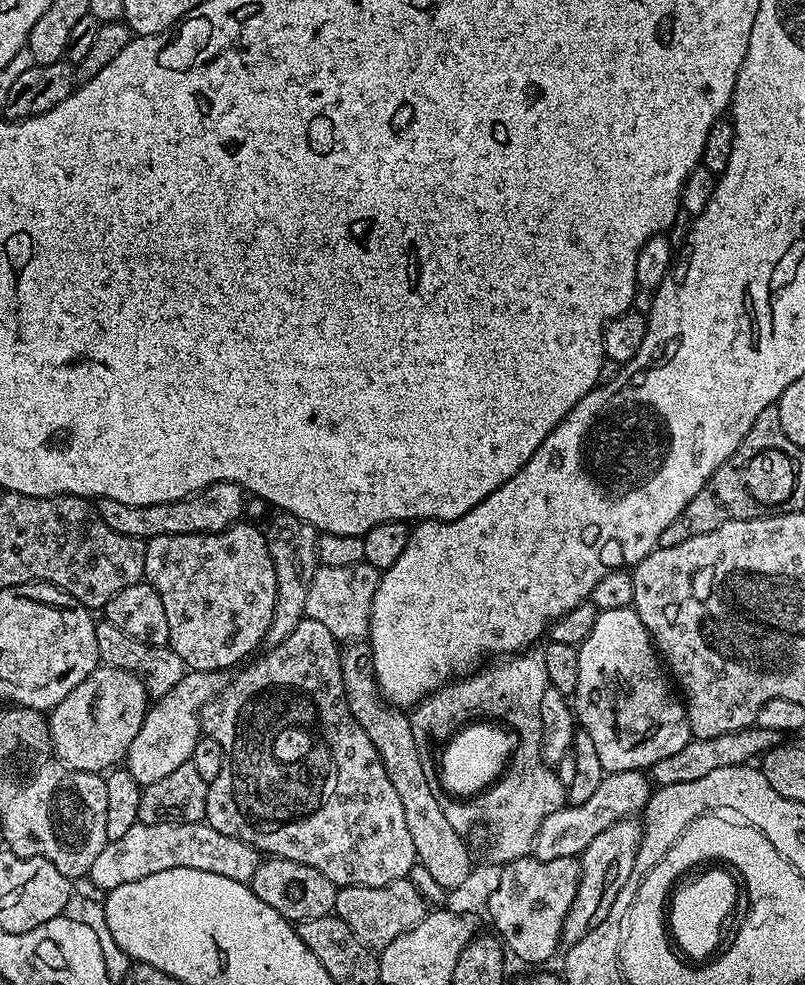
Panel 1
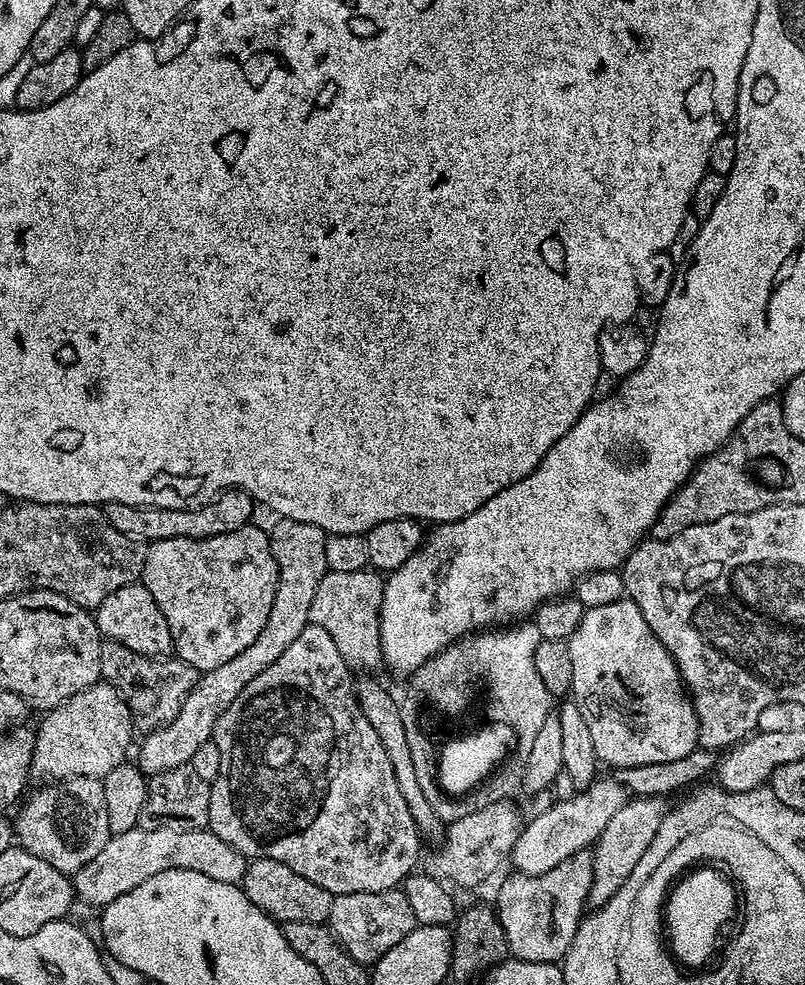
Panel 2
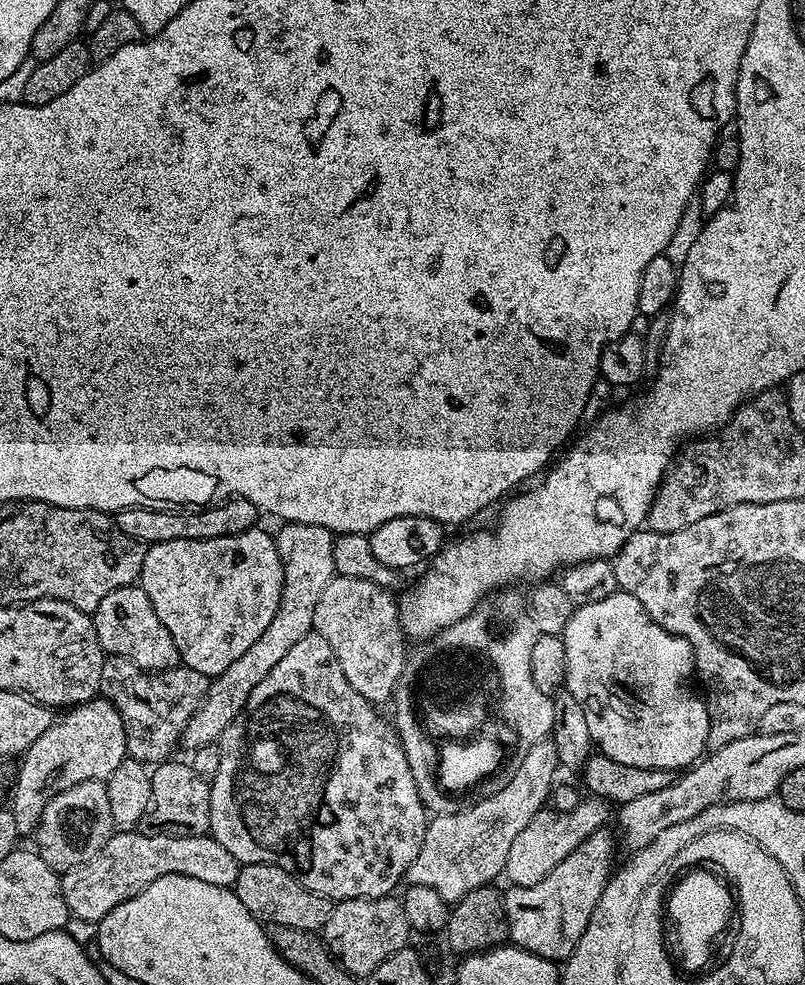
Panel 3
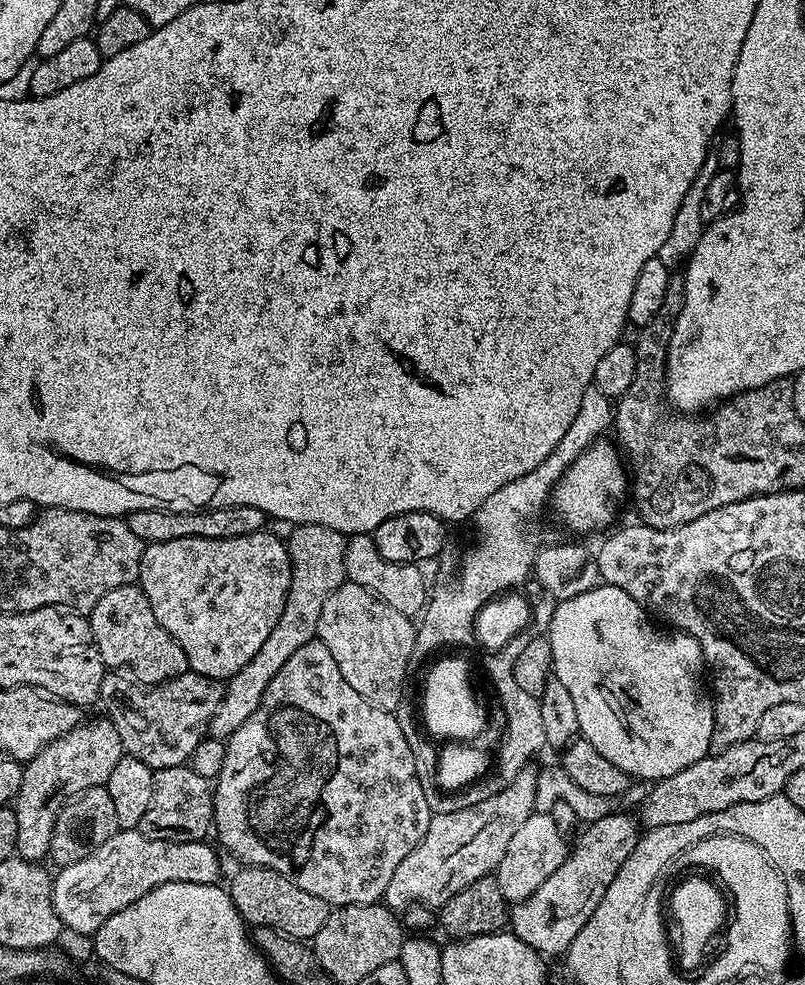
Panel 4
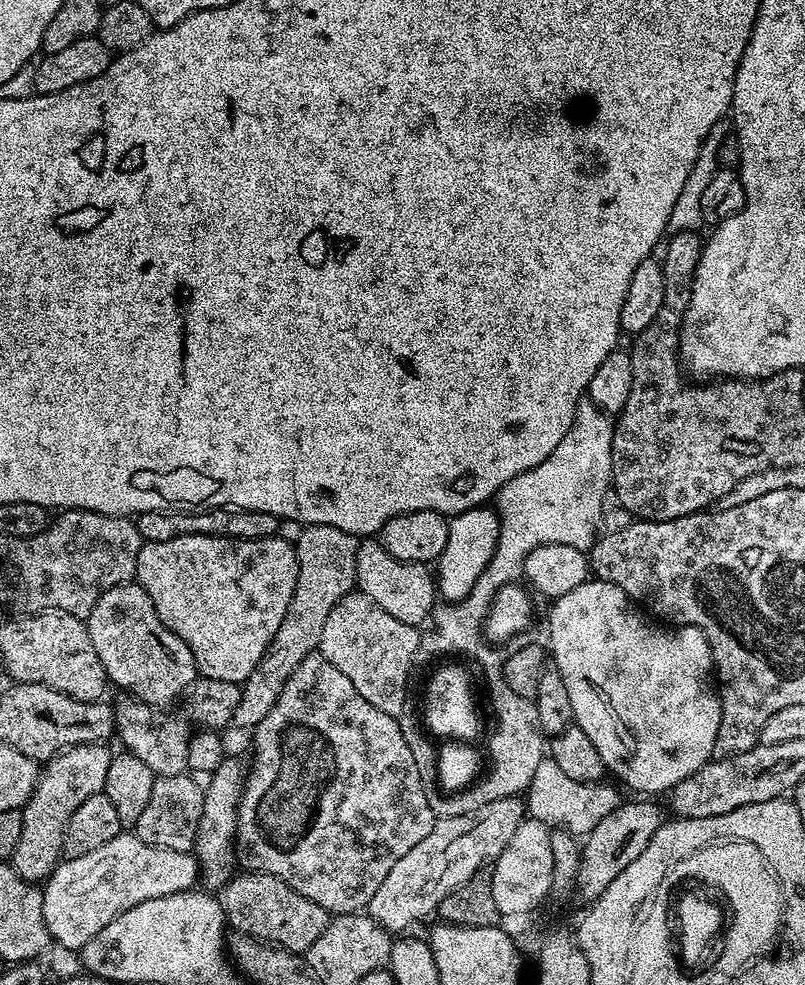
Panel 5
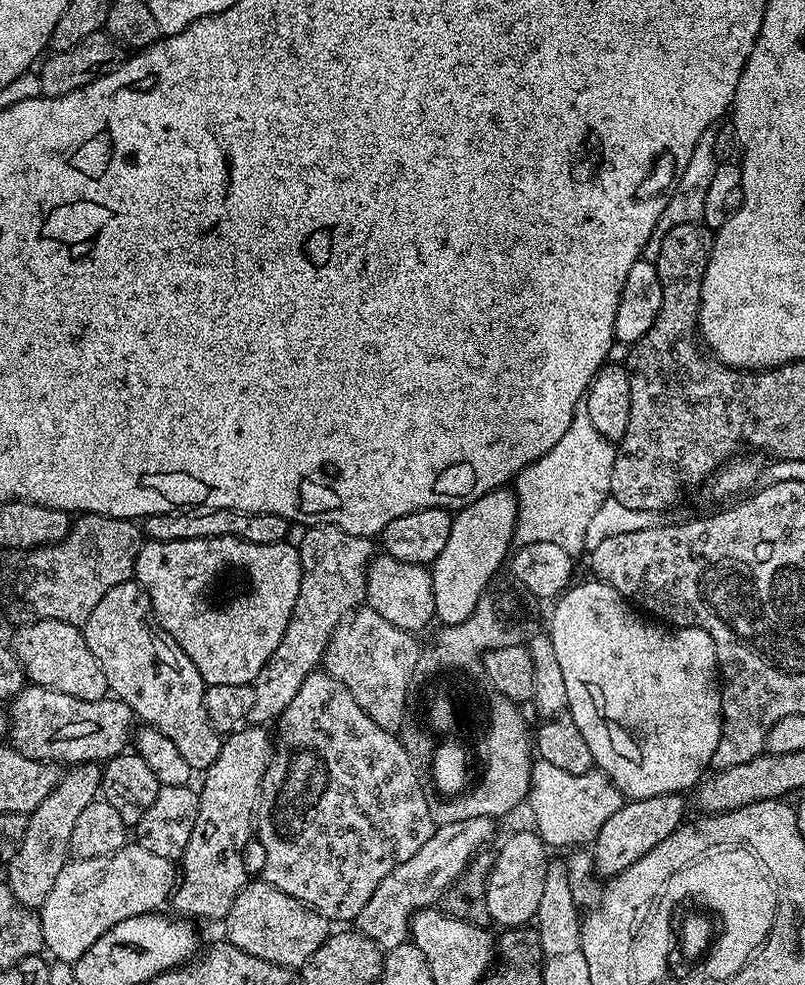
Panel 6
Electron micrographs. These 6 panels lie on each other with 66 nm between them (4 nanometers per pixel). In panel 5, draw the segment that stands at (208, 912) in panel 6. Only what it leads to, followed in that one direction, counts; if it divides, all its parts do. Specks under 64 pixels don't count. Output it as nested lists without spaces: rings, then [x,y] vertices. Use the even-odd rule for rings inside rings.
[[[225,758],[207,777],[202,822],[198,824],[198,834],[194,845],[194,855],[200,866],[199,879],[205,889],[223,889],[237,871],[235,856],[236,848],[238,849],[236,823],[238,822],[240,791],[244,788],[245,775],[245,765],[240,765],[238,761],[232,760],[232,758]]]

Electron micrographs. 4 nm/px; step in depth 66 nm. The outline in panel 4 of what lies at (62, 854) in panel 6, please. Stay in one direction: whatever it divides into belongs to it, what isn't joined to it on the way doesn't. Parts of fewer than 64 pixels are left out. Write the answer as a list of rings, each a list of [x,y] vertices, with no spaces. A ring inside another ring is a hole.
[[[107,718],[82,722],[72,732],[50,742],[42,751],[23,765],[22,786],[14,807],[18,818],[18,846],[16,856],[22,860],[43,861],[50,853],[50,842],[58,814],[70,800],[86,790],[107,785],[114,766],[125,755],[118,730]]]

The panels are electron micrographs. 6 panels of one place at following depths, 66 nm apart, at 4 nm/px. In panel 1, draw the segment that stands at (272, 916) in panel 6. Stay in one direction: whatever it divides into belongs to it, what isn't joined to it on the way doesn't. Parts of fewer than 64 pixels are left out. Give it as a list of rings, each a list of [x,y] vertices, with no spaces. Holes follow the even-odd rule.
[[[281,856],[261,859],[258,870],[254,870],[250,886],[266,906],[278,910],[282,918],[293,922],[331,916],[336,911],[338,885],[330,882],[326,874],[314,870],[314,866],[302,866],[302,862],[290,862]]]

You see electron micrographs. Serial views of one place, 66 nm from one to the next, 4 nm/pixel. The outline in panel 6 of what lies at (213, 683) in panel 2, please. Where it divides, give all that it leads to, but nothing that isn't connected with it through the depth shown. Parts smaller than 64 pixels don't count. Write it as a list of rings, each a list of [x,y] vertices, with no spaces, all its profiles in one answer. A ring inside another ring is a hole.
[[[315,523],[303,529],[304,537],[298,540],[300,549],[300,565],[302,566],[302,582],[298,590],[298,602],[294,602],[294,610],[290,622],[286,626],[286,634],[282,642],[278,642],[278,650],[262,666],[254,681],[254,706],[250,706],[247,723],[252,726],[264,726],[272,720],[279,721],[280,715],[286,710],[286,706],[294,700],[294,694],[298,694],[298,686],[306,682],[311,672],[321,667],[324,652],[328,649],[330,638],[341,620],[361,607],[366,600],[366,574],[368,573],[368,561],[373,555],[373,541],[367,536],[350,534],[333,524]]]

